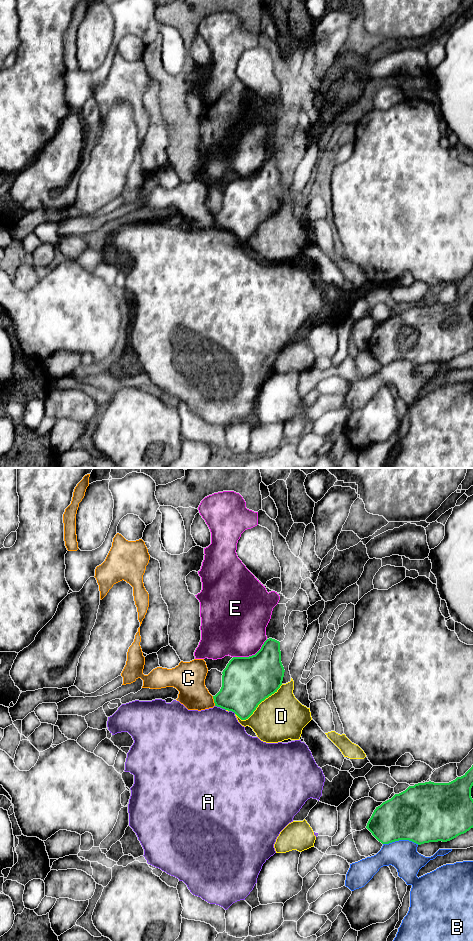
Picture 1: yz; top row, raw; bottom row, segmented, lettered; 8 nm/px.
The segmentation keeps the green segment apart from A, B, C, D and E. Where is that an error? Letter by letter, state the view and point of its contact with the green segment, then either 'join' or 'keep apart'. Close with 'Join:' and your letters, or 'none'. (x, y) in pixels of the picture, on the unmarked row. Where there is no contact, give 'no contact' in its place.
A: meets green in yz at (220, 227); keep apart
B: meets green in yz at (401, 359); keep apart
C: meets green in yz at (214, 221); keep apart
D: meets green in yz at (257, 226); keep apart
E: meets green in yz at (252, 175); keep apart
Join: none

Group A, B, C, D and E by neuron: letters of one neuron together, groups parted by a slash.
A / B / C / D / E

